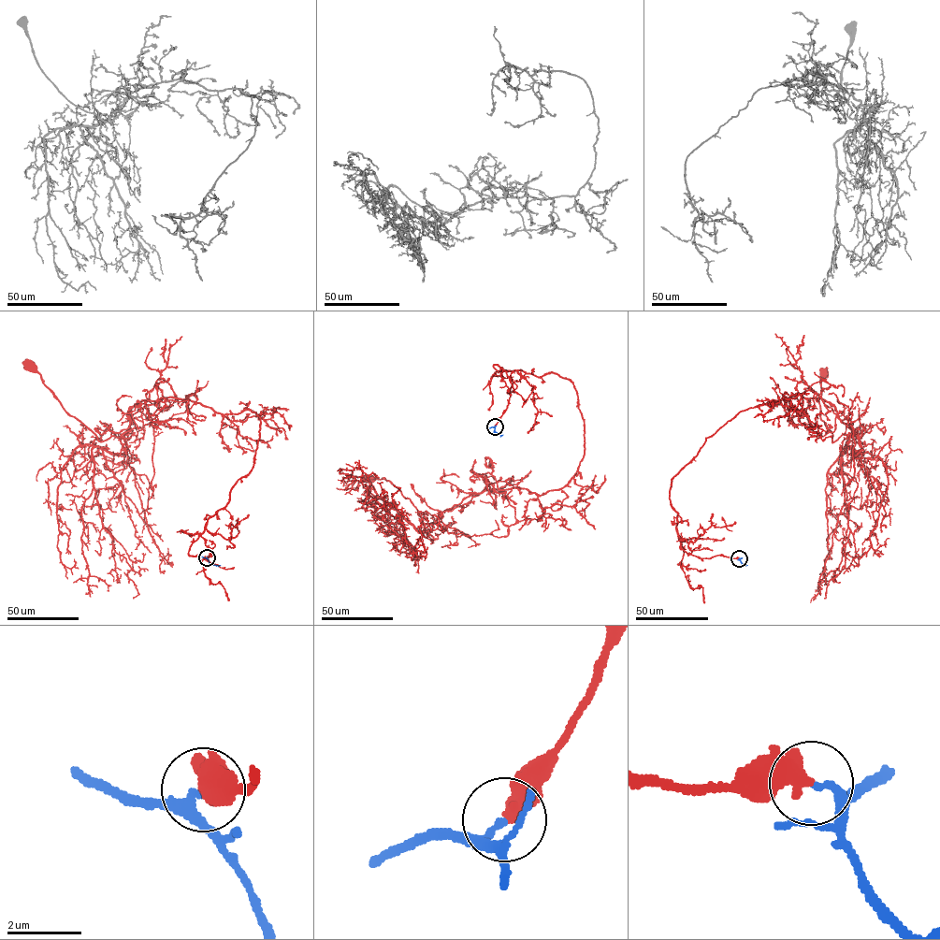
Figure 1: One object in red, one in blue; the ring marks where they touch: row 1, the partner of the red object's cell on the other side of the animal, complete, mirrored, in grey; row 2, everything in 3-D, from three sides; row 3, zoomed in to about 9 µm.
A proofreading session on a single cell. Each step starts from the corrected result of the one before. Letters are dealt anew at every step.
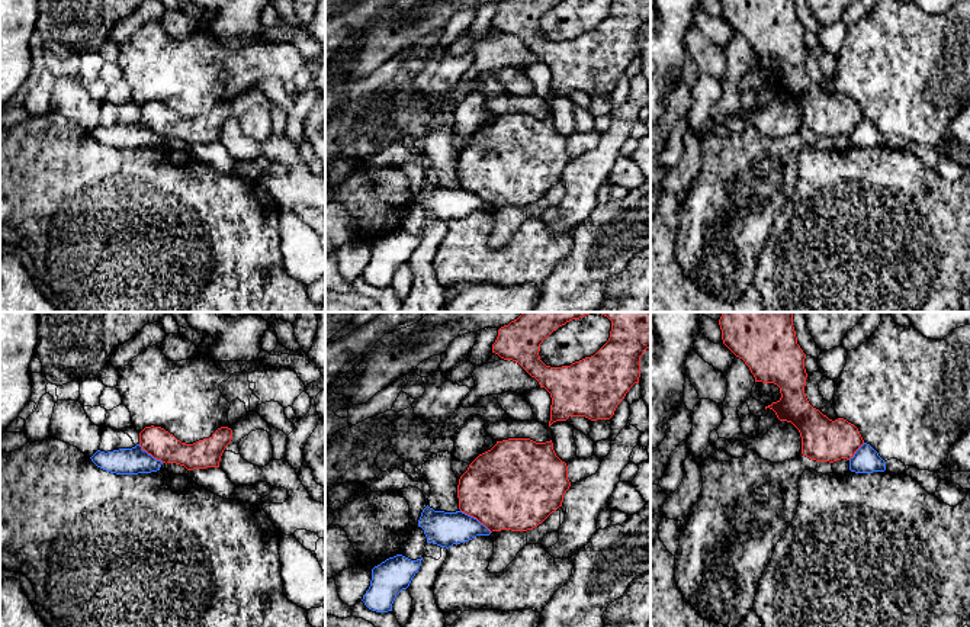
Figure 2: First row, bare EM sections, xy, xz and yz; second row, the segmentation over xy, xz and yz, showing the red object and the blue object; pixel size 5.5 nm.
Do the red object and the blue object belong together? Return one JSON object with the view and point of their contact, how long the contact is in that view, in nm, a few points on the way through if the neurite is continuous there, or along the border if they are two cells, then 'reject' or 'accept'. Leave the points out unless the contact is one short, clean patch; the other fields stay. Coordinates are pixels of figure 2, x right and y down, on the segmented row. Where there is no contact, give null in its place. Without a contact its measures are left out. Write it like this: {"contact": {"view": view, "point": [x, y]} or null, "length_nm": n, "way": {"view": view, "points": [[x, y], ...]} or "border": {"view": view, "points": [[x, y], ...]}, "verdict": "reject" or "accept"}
{"contact": {"view": "xz", "point": [477, 518]}, "length_nm": 220, "border": {"view": "xz", "points": [[461, 510], [475, 517], [491, 531]]}, "verdict": "reject"}

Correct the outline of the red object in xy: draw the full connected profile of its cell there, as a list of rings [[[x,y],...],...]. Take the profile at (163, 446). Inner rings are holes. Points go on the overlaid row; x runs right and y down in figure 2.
[[[145,427],[139,433],[139,446],[163,463],[176,463],[187,470],[219,467],[221,456],[232,440],[232,430],[218,428],[209,438],[186,444],[161,427]]]

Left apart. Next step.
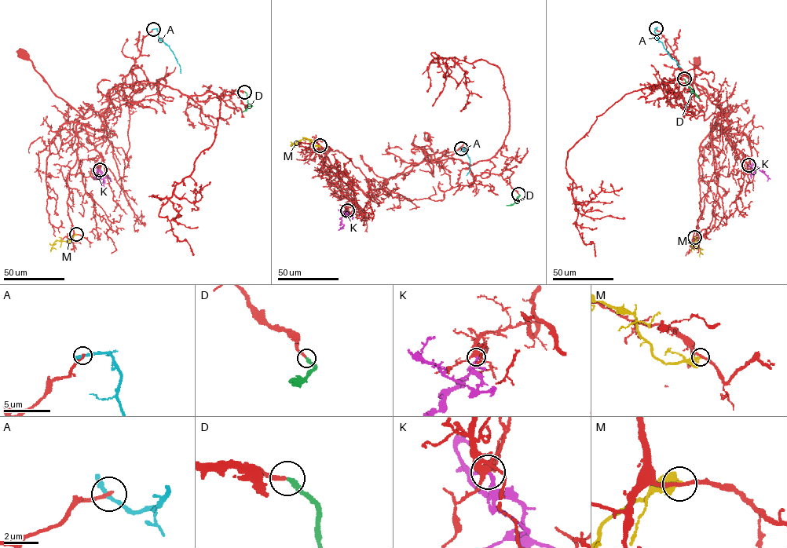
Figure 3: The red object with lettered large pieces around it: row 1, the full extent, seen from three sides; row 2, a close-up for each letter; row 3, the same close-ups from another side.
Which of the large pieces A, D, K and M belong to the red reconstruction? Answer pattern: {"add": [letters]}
{"add": ["D"]}

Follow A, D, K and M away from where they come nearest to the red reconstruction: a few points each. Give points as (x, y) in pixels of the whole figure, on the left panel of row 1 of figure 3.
A: (153, 29), (156, 28), (159, 38), (174, 55), (180, 73)
D: (244, 92), (247, 106), (242, 112)
K: (100, 169), (97, 173), (104, 180), (104, 188)
M: (76, 234), (67, 241), (56, 240), (52, 247), (56, 250)

